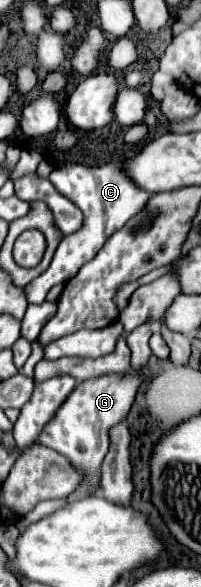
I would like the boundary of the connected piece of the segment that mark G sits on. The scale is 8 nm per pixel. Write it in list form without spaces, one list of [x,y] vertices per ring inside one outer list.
[[[105,375],[103,379],[89,379],[89,383],[79,383],[75,387],[75,391],[71,393],[71,397],[67,397],[63,407],[57,411],[55,419],[51,419],[51,423],[43,429],[39,443],[65,455],[69,459],[69,463],[83,475],[83,483],[67,499],[39,503],[31,513],[27,513],[23,519],[19,519],[19,523],[17,523],[19,533],[23,533],[31,523],[37,523],[43,517],[55,513],[57,509],[63,509],[85,497],[91,497],[101,489],[101,463],[103,463],[103,459],[107,455],[107,447],[109,447],[107,431],[109,431],[109,427],[119,423],[129,413],[141,379],[143,379],[141,375],[131,375],[131,377]]]

